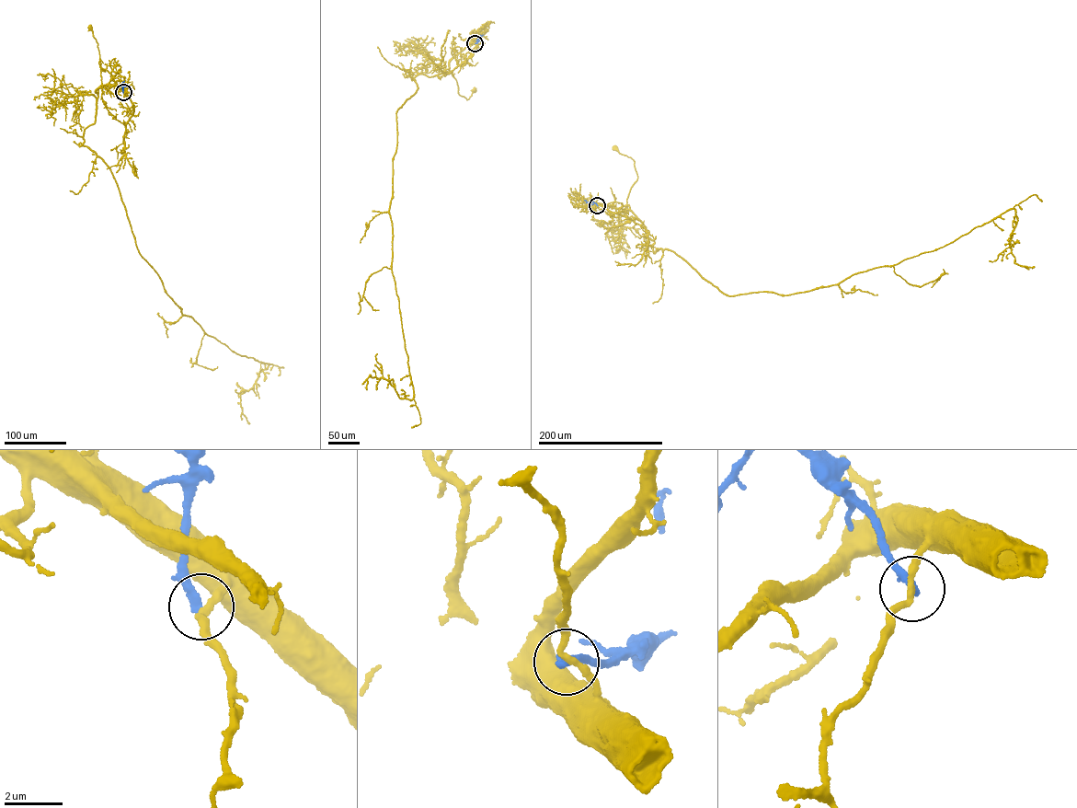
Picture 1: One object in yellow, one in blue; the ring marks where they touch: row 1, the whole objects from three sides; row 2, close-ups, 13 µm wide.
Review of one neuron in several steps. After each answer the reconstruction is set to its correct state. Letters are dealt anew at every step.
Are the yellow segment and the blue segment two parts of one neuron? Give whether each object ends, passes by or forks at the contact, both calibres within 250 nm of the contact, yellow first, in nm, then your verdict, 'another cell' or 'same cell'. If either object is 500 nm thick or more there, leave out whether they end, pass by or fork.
yellow passes by; blue ends; calibres 220 and 240 nm; another cell

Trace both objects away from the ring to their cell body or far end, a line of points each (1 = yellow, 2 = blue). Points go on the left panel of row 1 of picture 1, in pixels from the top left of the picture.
1: (123, 92), (108, 85), (96, 91), (97, 93), (101, 84), (100, 63), (97, 44), (90, 28)
2: (123, 92), (124, 80)

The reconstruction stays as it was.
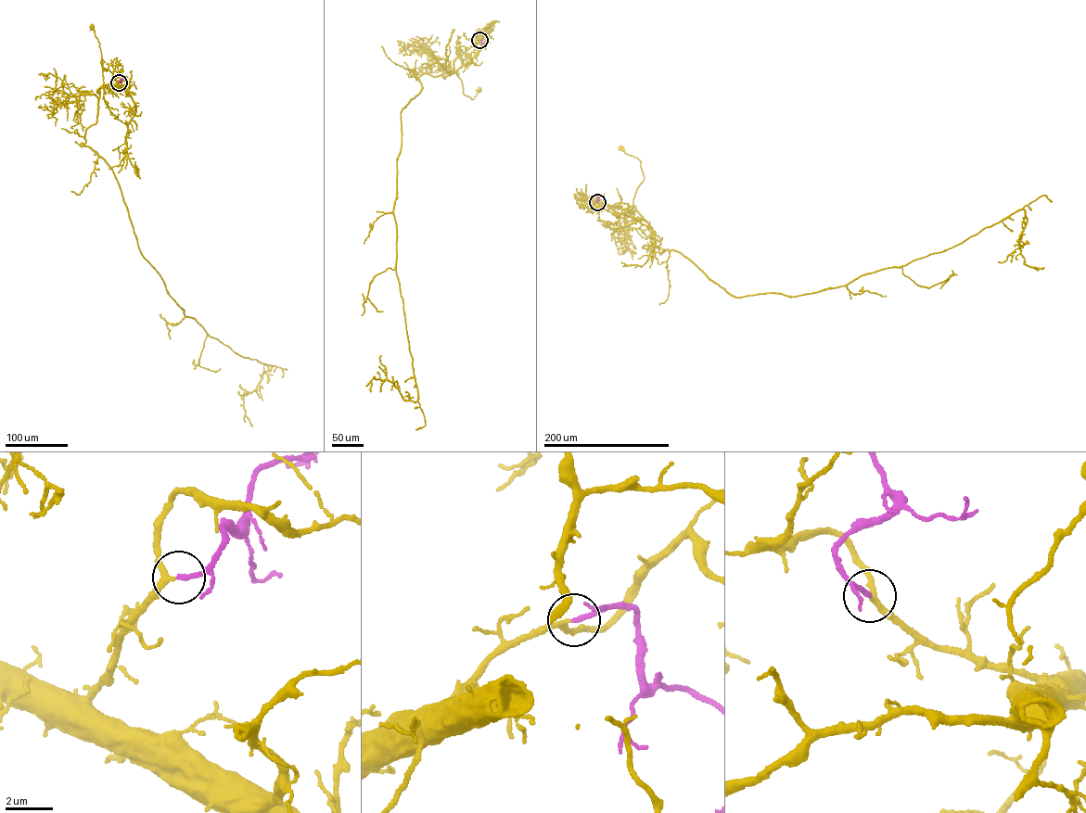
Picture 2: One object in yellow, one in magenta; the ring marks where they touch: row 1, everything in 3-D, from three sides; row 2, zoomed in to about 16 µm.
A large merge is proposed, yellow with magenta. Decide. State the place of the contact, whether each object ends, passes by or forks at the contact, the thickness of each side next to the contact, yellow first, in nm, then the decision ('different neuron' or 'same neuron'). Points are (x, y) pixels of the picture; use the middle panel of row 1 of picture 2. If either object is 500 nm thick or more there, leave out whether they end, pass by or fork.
at (479, 40); yellow passes by; magenta ends there; 200 nm thick on the yellow side, 200 nm on the other; same neuron

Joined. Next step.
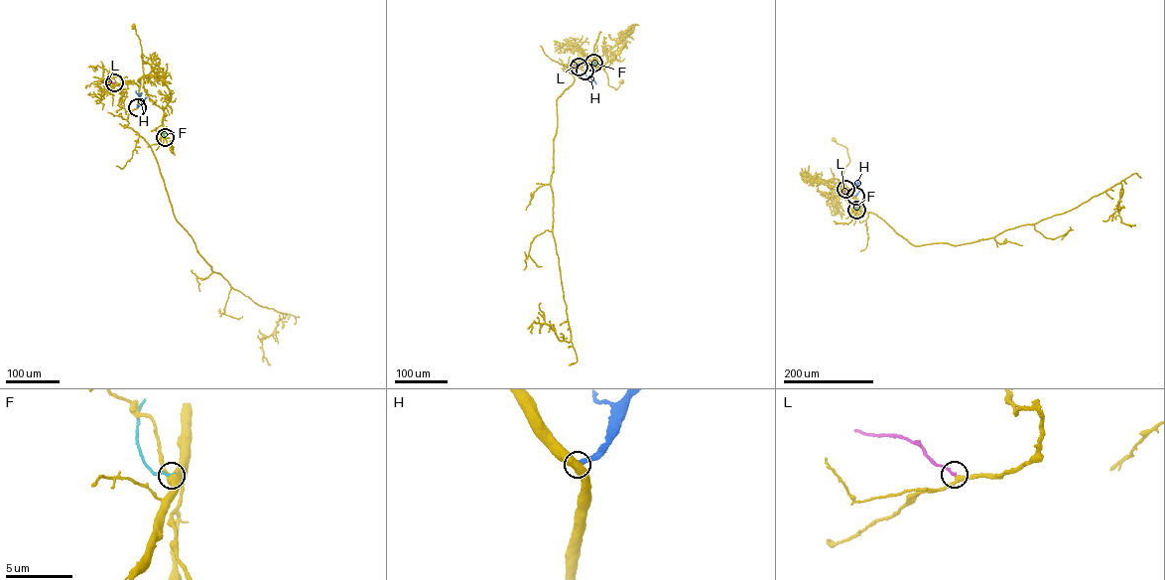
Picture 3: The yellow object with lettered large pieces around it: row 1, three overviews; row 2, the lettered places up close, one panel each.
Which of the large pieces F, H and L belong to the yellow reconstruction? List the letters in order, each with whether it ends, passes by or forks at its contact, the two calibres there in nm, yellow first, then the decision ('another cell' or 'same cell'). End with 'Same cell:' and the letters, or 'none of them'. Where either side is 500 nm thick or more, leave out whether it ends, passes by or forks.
F: 550 nm thick on the yellow side, 240 nm on the other; another cell
H: 550 nm thick on the yellow side, 380 nm on the other; another cell
L: it ends there; 280 nm thick on the yellow side, 220 nm on the other; same cell
Same cell: L

